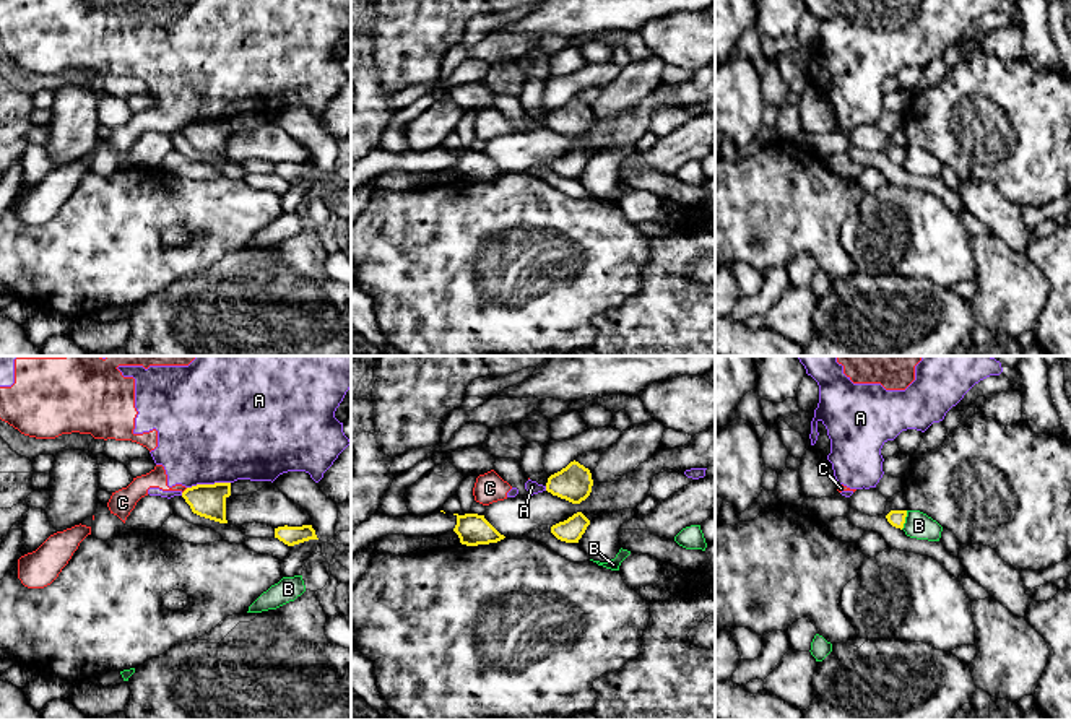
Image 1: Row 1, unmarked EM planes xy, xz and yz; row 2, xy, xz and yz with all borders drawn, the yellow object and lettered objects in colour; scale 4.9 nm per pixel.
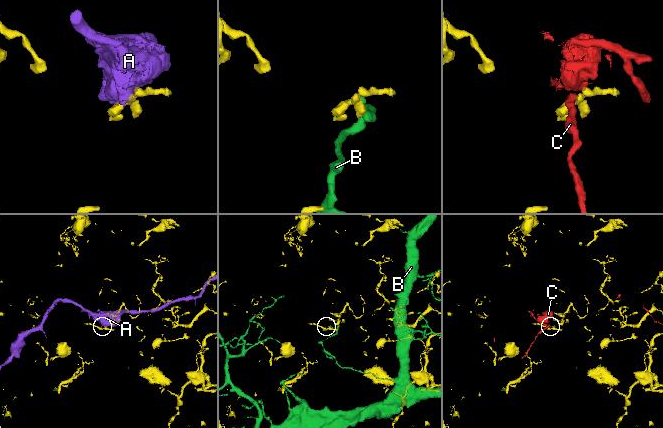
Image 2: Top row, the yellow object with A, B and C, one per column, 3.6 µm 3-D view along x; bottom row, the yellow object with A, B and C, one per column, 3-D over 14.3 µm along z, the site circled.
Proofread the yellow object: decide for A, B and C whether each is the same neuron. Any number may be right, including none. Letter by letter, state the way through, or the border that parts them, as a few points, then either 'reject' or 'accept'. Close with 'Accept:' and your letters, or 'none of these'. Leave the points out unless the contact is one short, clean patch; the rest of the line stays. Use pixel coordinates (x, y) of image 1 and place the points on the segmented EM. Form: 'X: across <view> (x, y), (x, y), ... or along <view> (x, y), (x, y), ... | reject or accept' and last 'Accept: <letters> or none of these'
A: along xy (229, 481), (197, 483), (187, 488) | reject
B: reject
C: along xy (187, 488), (182, 493) | reject
Accept: none of these

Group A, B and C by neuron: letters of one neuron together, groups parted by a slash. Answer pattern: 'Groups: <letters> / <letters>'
Groups: A C / B

